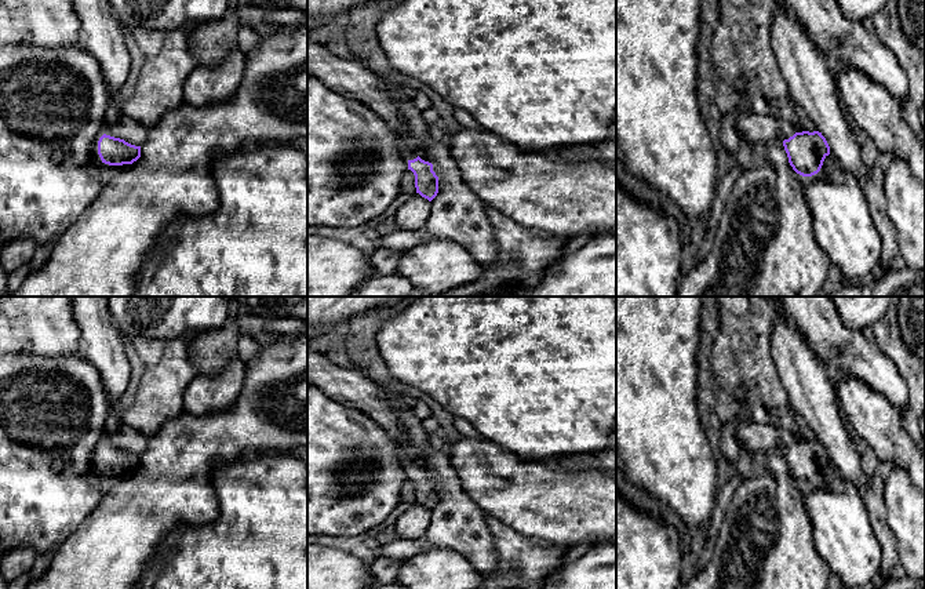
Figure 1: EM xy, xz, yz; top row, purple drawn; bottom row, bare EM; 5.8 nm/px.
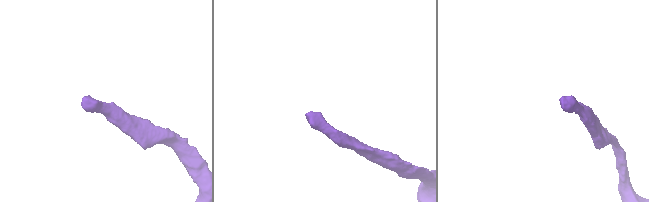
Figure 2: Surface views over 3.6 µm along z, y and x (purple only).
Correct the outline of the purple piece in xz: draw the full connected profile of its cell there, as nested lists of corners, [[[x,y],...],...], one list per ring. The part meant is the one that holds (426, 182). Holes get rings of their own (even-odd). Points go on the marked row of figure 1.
[[[307,39],[307,72],[332,91],[367,105],[398,138],[401,156],[415,175],[416,193],[431,201],[438,193],[438,177],[433,164],[419,157],[418,141],[403,134],[404,120],[398,109],[398,95],[367,66],[338,58],[327,46]]]

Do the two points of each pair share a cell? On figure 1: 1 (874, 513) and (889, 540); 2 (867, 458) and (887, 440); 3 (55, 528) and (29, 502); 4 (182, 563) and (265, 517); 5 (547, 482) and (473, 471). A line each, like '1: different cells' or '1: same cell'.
1: same cell
2: different cells
3: same cell
4: same cell
5: same cell

